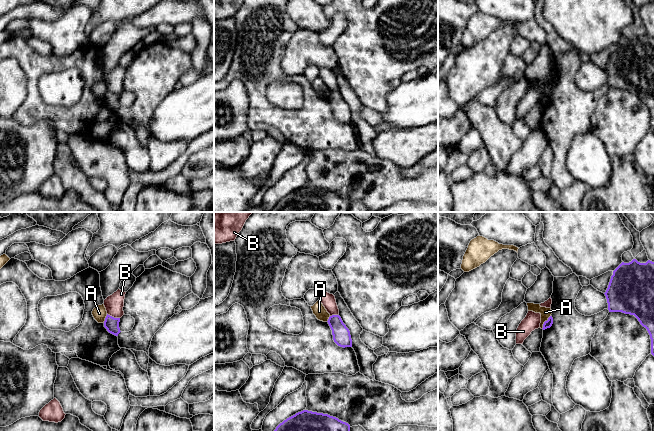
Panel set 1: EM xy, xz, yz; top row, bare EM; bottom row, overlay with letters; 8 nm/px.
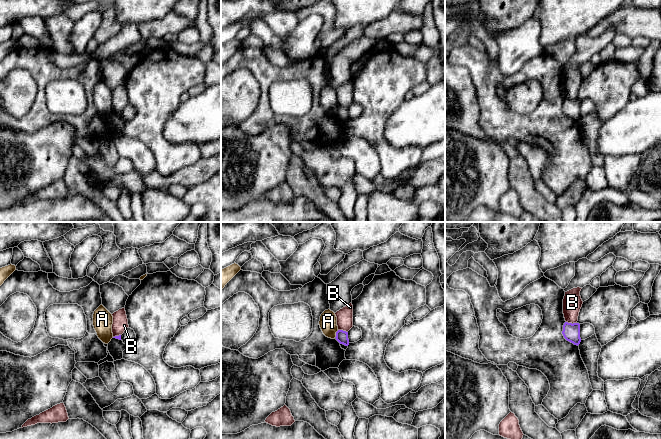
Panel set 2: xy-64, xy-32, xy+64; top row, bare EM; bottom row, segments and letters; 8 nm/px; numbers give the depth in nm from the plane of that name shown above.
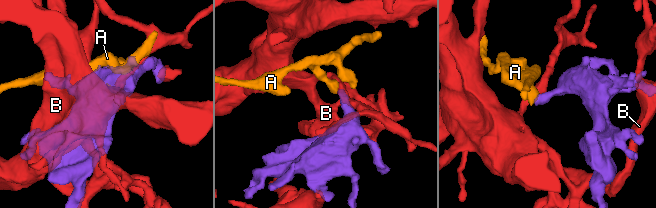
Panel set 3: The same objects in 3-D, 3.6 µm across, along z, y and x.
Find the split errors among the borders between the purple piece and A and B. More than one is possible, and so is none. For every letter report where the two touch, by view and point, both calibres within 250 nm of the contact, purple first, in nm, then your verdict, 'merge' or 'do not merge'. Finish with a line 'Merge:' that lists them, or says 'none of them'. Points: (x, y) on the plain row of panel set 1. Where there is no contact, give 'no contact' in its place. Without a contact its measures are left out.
A: meets purple in yz at (544, 98); 60 nm thick on the purple side, 80 nm on the other; do not merge
B: meets purple in xy at (113, 93); 110 nm thick on the purple side, 150 nm on the other; do not merge
Merge: none of them

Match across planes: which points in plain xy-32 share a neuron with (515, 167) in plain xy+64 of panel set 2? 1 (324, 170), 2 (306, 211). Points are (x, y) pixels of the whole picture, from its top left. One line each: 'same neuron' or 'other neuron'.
1: other neuron
2: other neuron

